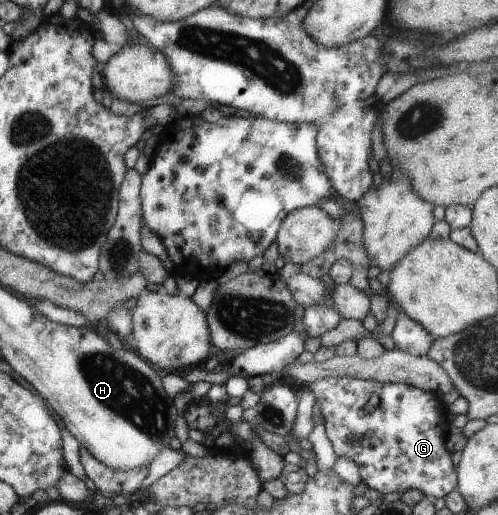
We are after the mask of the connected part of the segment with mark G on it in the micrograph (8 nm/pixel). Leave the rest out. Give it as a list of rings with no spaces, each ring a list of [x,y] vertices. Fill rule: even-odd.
[[[325,377],[309,385],[322,412],[327,438],[335,454],[350,458],[359,466],[361,480],[381,494],[419,490],[434,498],[444,497],[456,489],[458,474],[453,464],[453,454],[445,447],[445,437],[450,428],[446,421],[448,411],[440,395],[424,391],[407,383],[382,383],[351,377]],[[350,435],[363,437],[361,441],[347,443]]]

